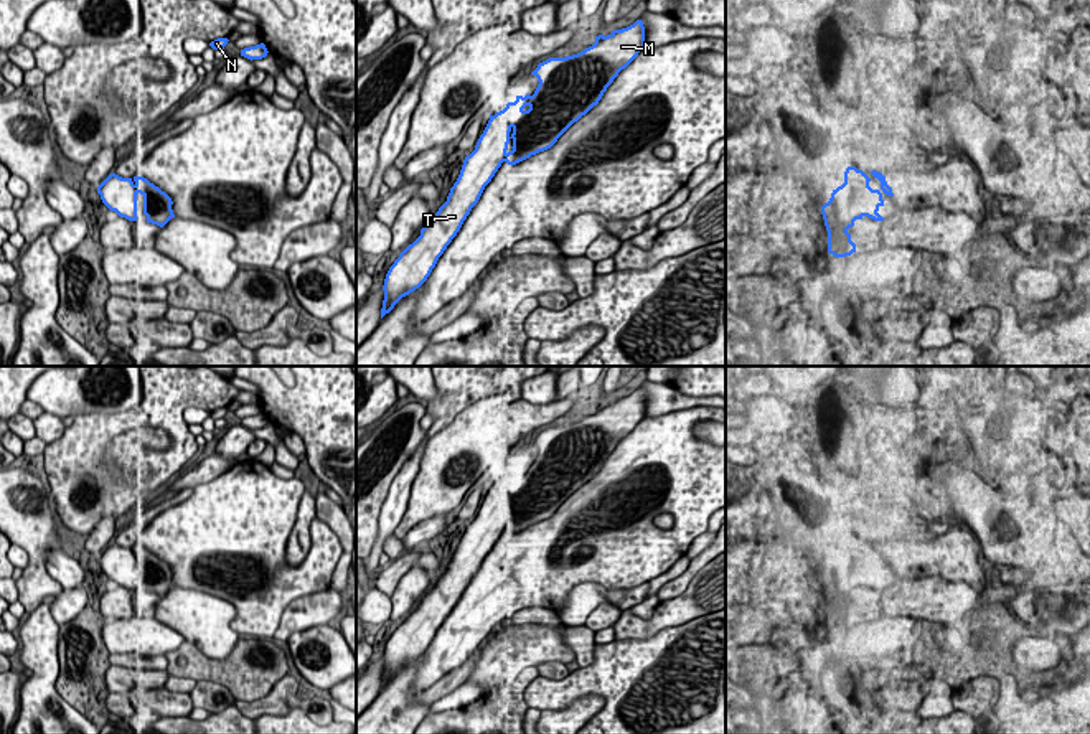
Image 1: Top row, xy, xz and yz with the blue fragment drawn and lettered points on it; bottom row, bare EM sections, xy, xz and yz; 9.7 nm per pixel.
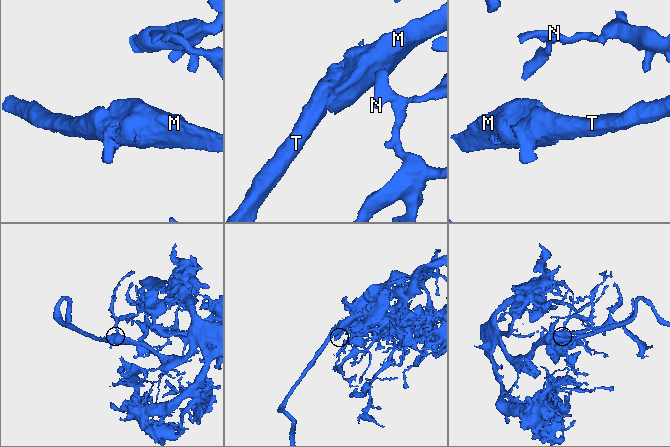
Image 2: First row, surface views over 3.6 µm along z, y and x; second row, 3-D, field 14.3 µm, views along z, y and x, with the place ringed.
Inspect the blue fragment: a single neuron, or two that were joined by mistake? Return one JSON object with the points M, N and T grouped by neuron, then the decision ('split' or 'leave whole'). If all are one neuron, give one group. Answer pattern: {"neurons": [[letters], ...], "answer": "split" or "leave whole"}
{"neurons": [["M", "N", "T"]], "answer": "leave whole"}

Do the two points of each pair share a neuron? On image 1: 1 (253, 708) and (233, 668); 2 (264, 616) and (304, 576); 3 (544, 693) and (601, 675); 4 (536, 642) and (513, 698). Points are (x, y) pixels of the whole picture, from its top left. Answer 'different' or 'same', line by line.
1: different
2: same
3: same
4: different

